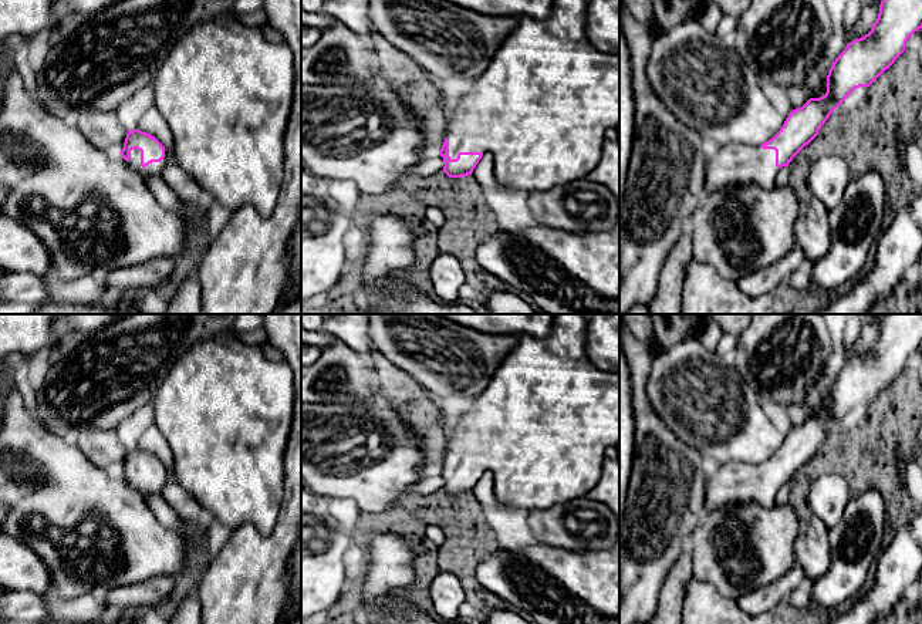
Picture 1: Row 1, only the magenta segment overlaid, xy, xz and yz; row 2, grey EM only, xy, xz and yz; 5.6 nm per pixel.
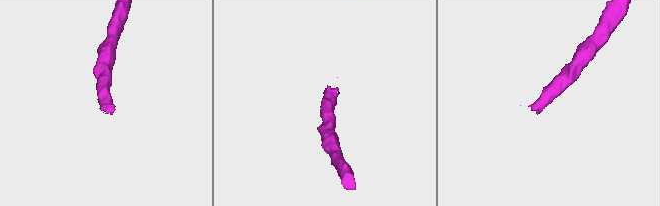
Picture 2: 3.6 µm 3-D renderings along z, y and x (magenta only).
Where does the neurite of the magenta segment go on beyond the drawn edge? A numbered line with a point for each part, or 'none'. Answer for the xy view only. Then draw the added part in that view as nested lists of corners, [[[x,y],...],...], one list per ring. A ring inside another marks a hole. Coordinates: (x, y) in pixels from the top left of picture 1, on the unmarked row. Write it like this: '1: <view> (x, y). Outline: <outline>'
1: xy (225, 411). Outline: [[[223,331],[190,347],[169,370],[153,399],[155,426],[172,451],[173,463],[161,480],[141,485],[141,469],[132,468],[129,486],[141,493],[162,496],[170,472],[215,520],[232,530],[251,523],[267,536],[273,532],[283,502],[284,451],[291,431],[294,407],[294,375],[283,361],[267,360],[259,345],[247,345],[233,333]]]

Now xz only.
1: xz (541, 427). Outline: [[[554,314],[553,328],[547,337],[519,335],[516,348],[503,360],[489,385],[476,398],[465,402],[455,412],[446,449],[450,478],[456,478],[459,470],[490,472],[493,475],[493,488],[497,500],[510,509],[526,512],[531,509],[550,509],[584,497],[600,482],[604,468],[604,453],[609,446],[617,446],[619,442],[619,372],[604,371],[590,361],[585,353],[587,324],[588,320],[584,314]]]

